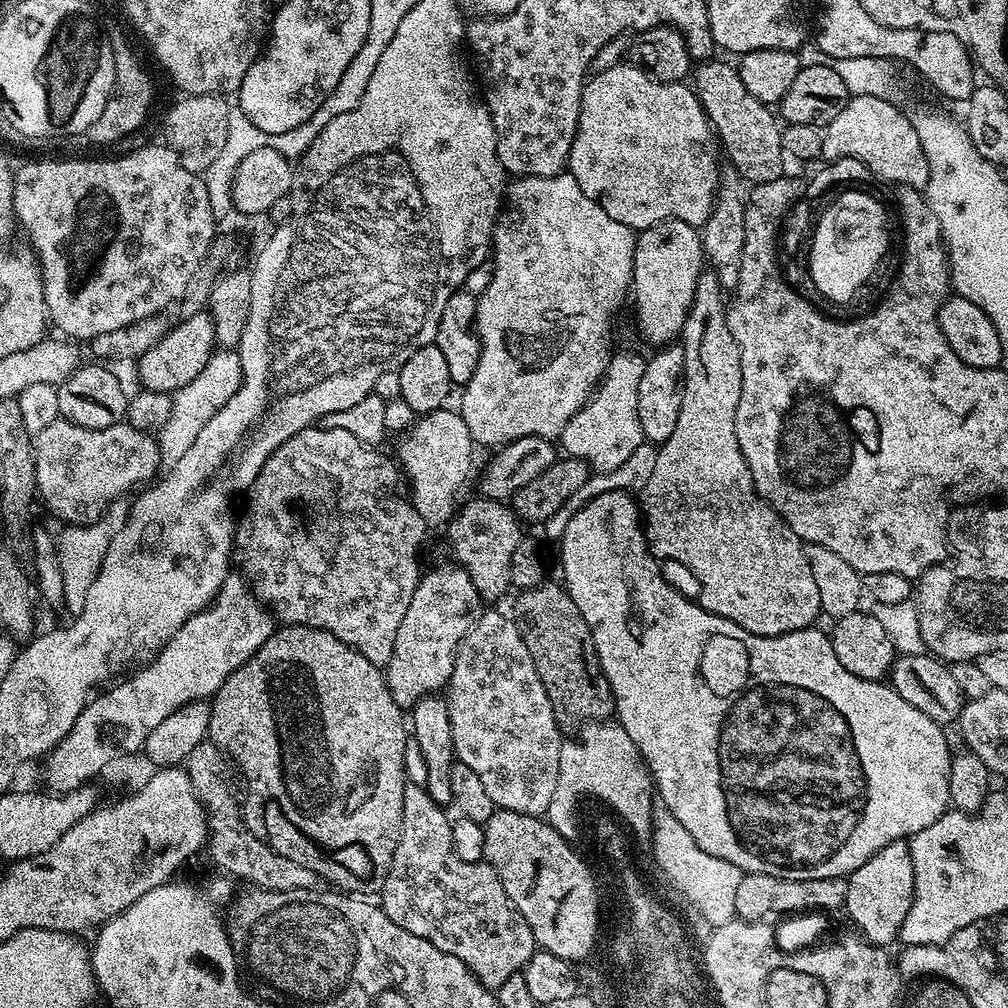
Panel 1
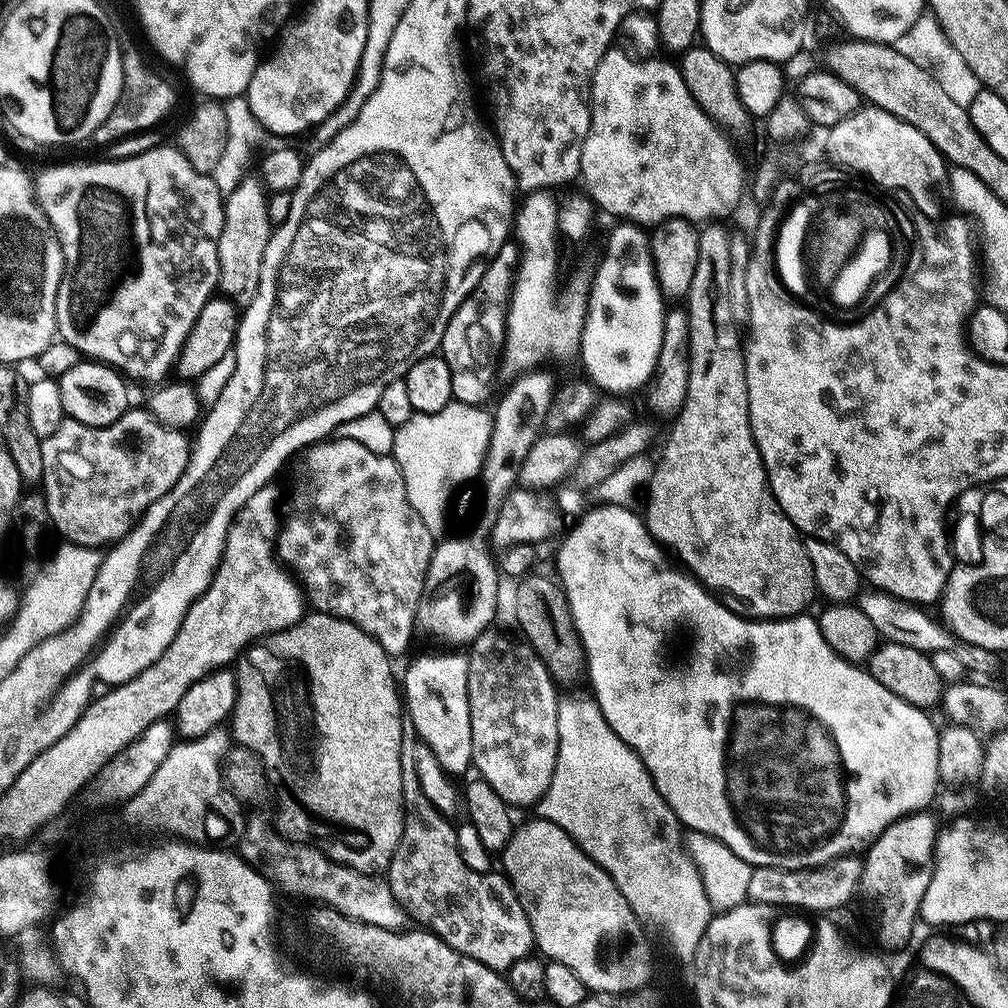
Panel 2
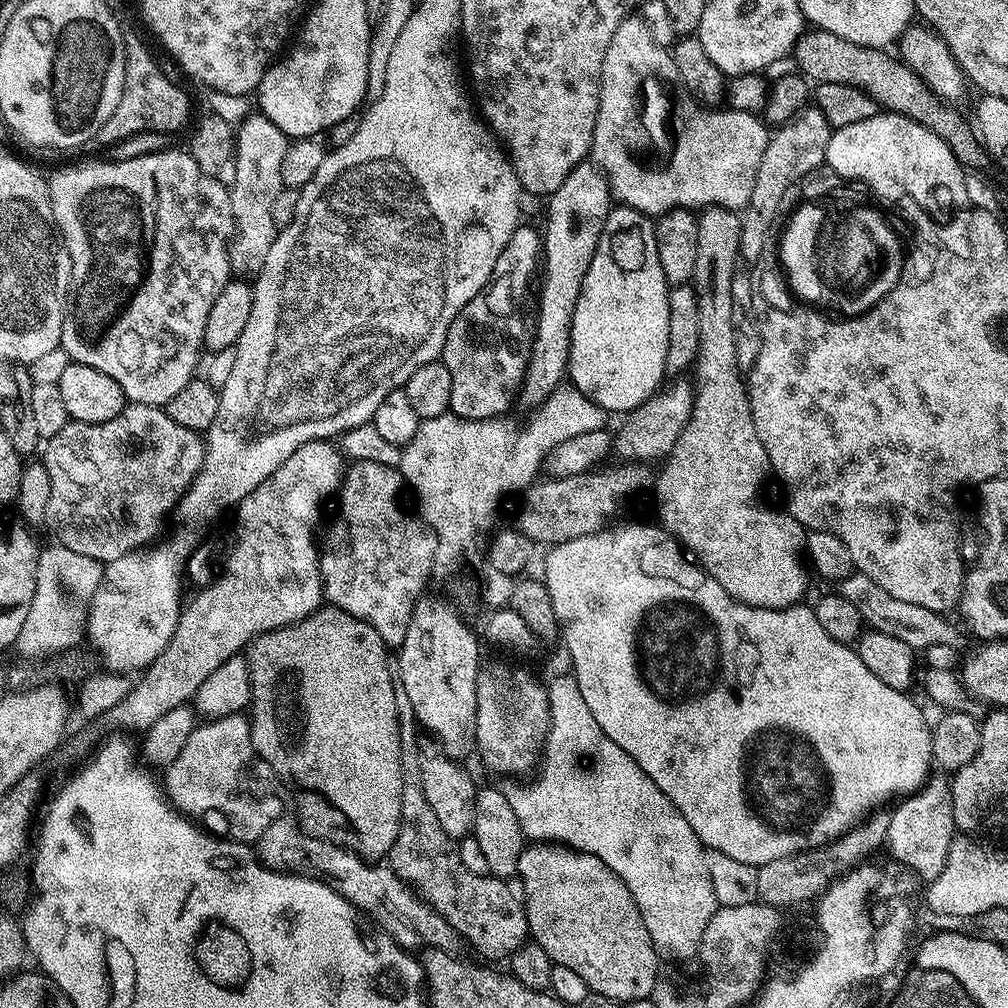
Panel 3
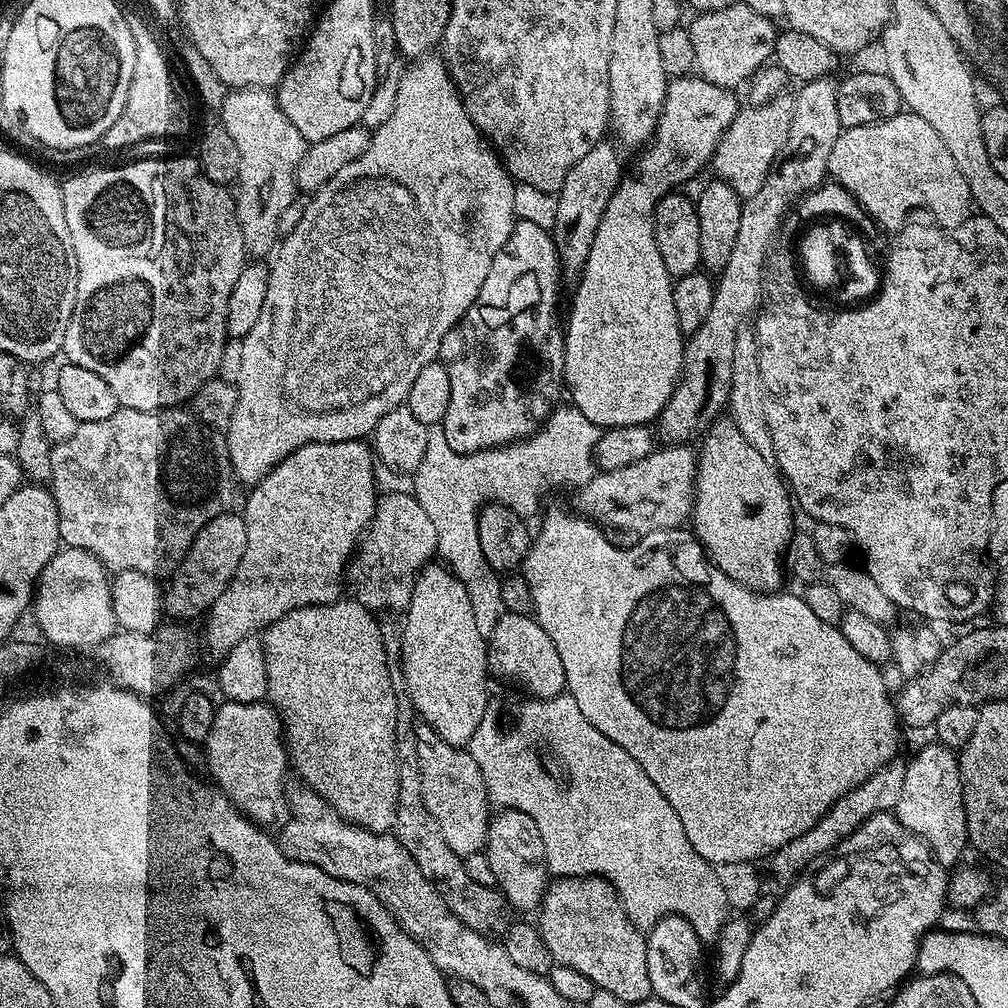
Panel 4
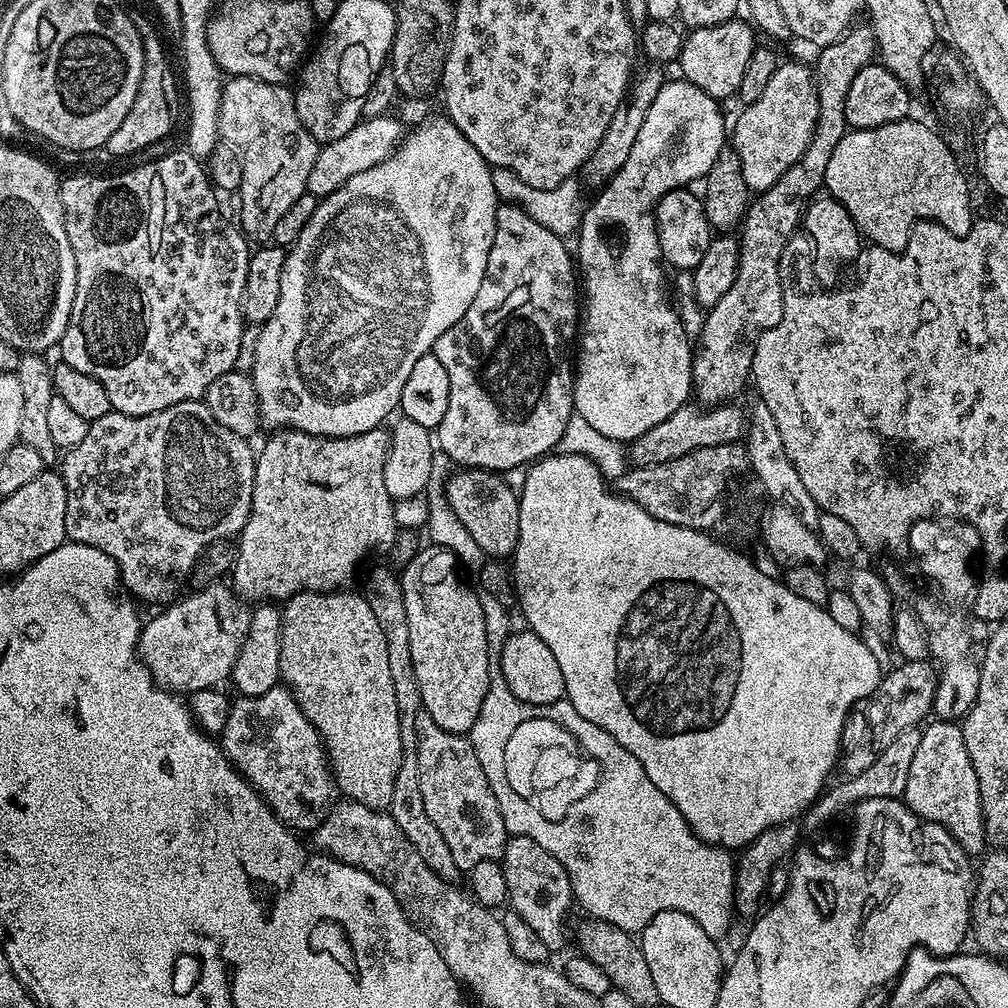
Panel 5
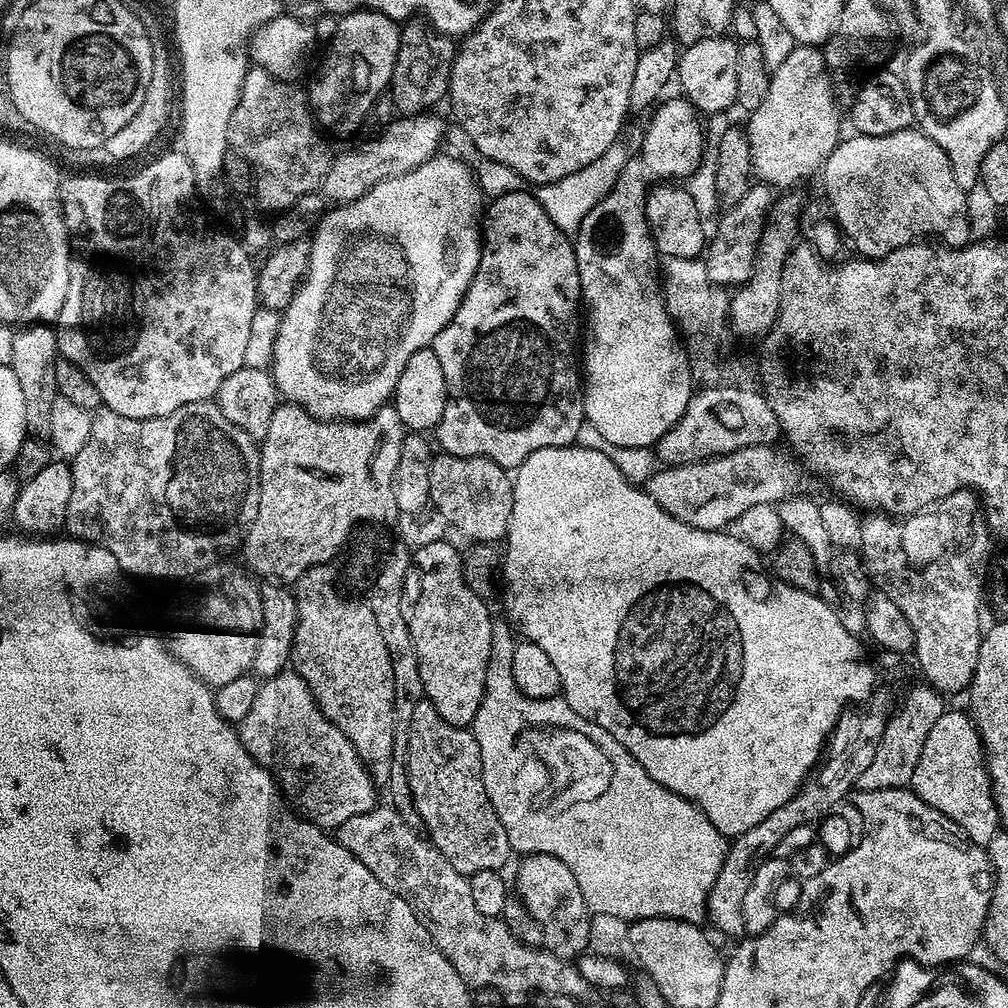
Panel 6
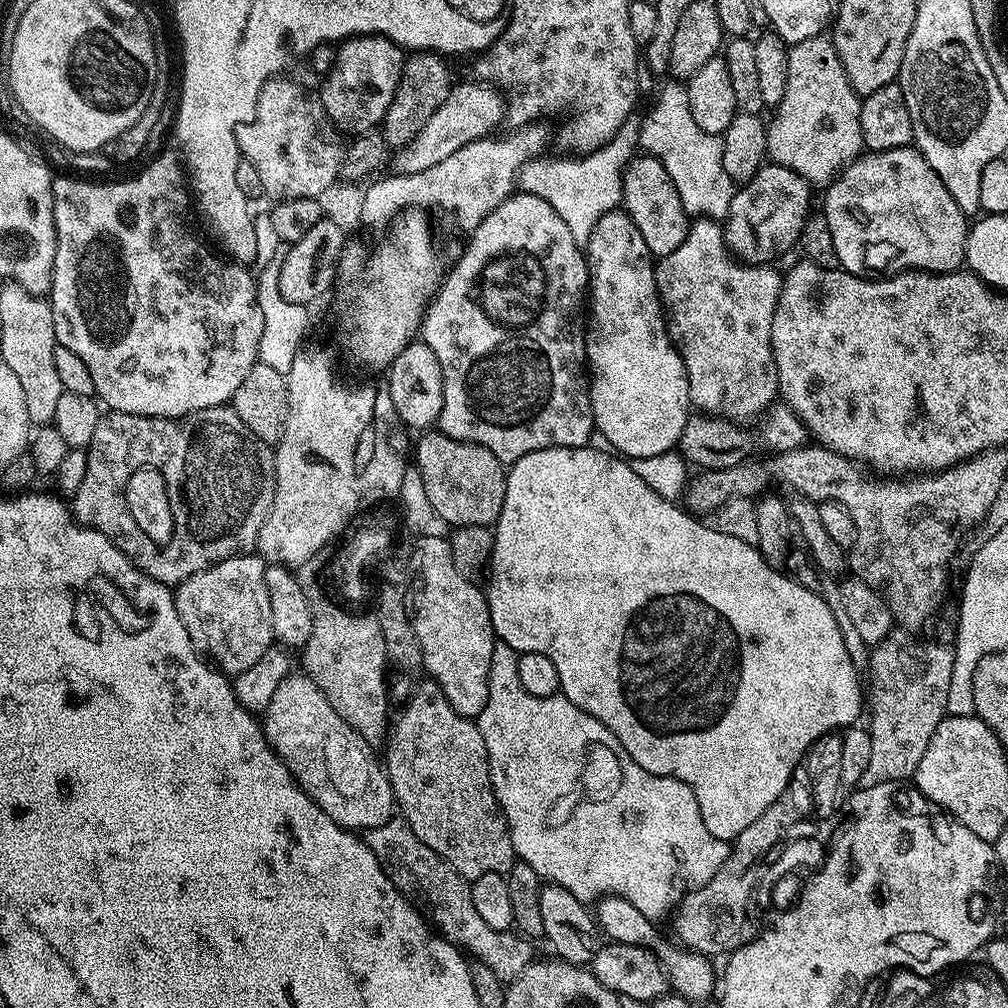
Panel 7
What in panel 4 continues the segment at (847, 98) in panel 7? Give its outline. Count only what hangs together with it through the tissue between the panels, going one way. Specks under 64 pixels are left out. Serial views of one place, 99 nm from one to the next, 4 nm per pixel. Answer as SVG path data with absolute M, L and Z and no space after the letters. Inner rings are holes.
M781 94L765 104L741 107L734 122L730 122L724 136L716 144L716 152L710 161L711 171L716 171L713 173L742 198L753 196L758 194L758 190L762 190L762 182L766 182L766 174L790 134L793 101L786 97L787 95Z

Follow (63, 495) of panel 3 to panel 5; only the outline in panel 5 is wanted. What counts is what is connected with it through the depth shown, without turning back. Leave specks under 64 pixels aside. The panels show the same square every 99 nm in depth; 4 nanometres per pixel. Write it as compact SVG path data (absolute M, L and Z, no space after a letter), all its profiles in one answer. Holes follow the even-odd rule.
M203 399L178 402L158 410L154 414L131 416L125 412L109 410L102 418L91 421L86 430L86 438L78 446L67 449L62 456L64 469L62 475L66 486L66 537L73 544L85 544L102 550L116 563L123 583L128 584L146 600L164 600L168 602L177 595L176 591L192 576L200 564L205 551L217 543L215 538L206 542L204 530L184 530L176 526L170 518L164 528L150 526L144 528L144 518L150 522L156 520L156 512L162 512L162 500L166 500L166 486L186 488L184 492L184 512L192 512L192 526L208 528L216 520L226 518L226 524L220 524L218 534L220 542L239 537L246 526L252 509L252 495L256 481L256 462L252 448L245 437L234 434L210 414Z

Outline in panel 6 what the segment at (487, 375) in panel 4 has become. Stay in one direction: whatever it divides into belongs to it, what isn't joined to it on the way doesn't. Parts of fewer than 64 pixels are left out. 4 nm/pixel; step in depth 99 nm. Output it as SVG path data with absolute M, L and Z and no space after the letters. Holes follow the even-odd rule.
M531 191L507 192L495 197L487 205L486 215L482 220L482 247L480 249L480 265L470 282L470 286L460 299L458 310L452 321L444 327L430 345L434 354L438 354L438 362L442 366L442 378L446 378L446 406L440 423L434 429L435 443L441 444L443 451L449 456L485 456L505 470L515 470L530 454L543 448L567 448L576 444L576 435L586 423L584 415L584 389L582 376L578 371L578 348L576 352L576 331L581 331L582 324L576 321L576 315L582 312L580 295L580 275L576 265L576 249L573 241L550 222L546 210L534 199Z

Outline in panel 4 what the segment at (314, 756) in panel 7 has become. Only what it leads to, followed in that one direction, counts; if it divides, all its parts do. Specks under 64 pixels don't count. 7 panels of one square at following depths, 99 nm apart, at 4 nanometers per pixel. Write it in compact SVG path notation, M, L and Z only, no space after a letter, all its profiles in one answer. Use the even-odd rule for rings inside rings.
M233 700L221 703L214 714L214 726L202 751L208 759L208 772L213 776L211 779L215 787L219 788L235 804L236 809L244 813L253 824L259 824L265 830L279 830L293 819L294 808L292 812L287 798L284 797L284 775L290 772L288 750L284 743L280 714L271 703L251 704Z

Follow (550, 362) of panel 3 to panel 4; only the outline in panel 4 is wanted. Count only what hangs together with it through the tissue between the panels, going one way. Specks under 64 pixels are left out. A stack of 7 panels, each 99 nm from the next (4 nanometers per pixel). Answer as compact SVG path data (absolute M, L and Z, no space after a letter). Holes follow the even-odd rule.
M607 139L599 140L583 158L574 162L556 196L556 224L550 230L550 235L556 241L556 253L565 281L575 281L583 272L598 222L602 222L602 214L622 179L617 145L608 143Z

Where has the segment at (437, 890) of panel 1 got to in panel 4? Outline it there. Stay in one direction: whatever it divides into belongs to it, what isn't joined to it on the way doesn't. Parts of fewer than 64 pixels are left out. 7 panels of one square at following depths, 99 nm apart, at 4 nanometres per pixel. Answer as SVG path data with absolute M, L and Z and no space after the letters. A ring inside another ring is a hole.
M385 619L382 624L382 631L384 634L384 649L386 650L386 666L390 670L390 686L394 686L394 698L396 699L396 762L400 765L400 789L398 790L394 835L397 842L406 850L406 854L410 854L410 858L414 858L414 862L418 862L422 874L426 874L428 879L435 884L436 888L442 894L446 906L450 906L452 913L467 928L475 932L481 932L483 936L491 936L493 938L503 937L504 933L508 931L508 925L510 923L510 917L508 917L510 915L508 901L504 899L502 893L496 888L481 886L478 882L474 882L474 878L470 878L470 874L466 874L466 866L464 865L463 859L458 854L454 854L454 850L450 850L446 838L442 838L442 829L438 827L438 822L434 822L434 814L430 814L430 810L426 810L426 802L422 798L422 770L418 766L418 750L416 749L418 739L418 733L416 733L418 713L412 705L408 683L404 677L402 628L397 621L395 624L394 621L387 621Z

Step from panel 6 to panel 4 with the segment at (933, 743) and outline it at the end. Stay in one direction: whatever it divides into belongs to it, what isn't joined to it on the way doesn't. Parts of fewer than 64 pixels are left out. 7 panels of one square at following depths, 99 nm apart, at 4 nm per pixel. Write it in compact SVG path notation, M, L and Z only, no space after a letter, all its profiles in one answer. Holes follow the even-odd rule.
M931 742L913 760L907 761L906 782L902 782L902 798L894 809L895 819L906 830L919 836L945 870L951 869L969 847L964 809L964 783L960 777L957 753L939 742Z

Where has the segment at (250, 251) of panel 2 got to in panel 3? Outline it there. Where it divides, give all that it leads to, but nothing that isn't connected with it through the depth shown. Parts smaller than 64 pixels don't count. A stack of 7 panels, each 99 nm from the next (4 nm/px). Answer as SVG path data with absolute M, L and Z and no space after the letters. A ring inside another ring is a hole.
M263 114L245 115L235 129L236 150L234 153L234 178L230 182L230 202L234 210L236 231L232 234L230 245L230 266L240 278L259 276L266 257L270 255L270 246L274 246L277 228L274 226L274 198L283 190L282 158L290 143L270 118Z

